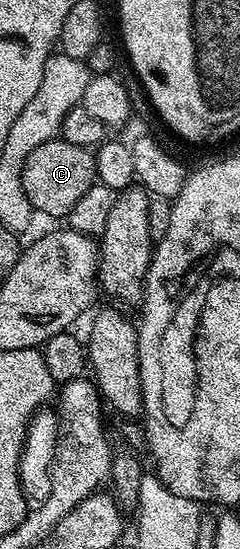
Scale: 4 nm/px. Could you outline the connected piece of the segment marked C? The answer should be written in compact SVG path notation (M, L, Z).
M61 137L51 139L45 145L38 145L29 154L21 173L21 181L34 210L44 211L56 220L62 220L96 183L95 156L88 148L69 145Z

